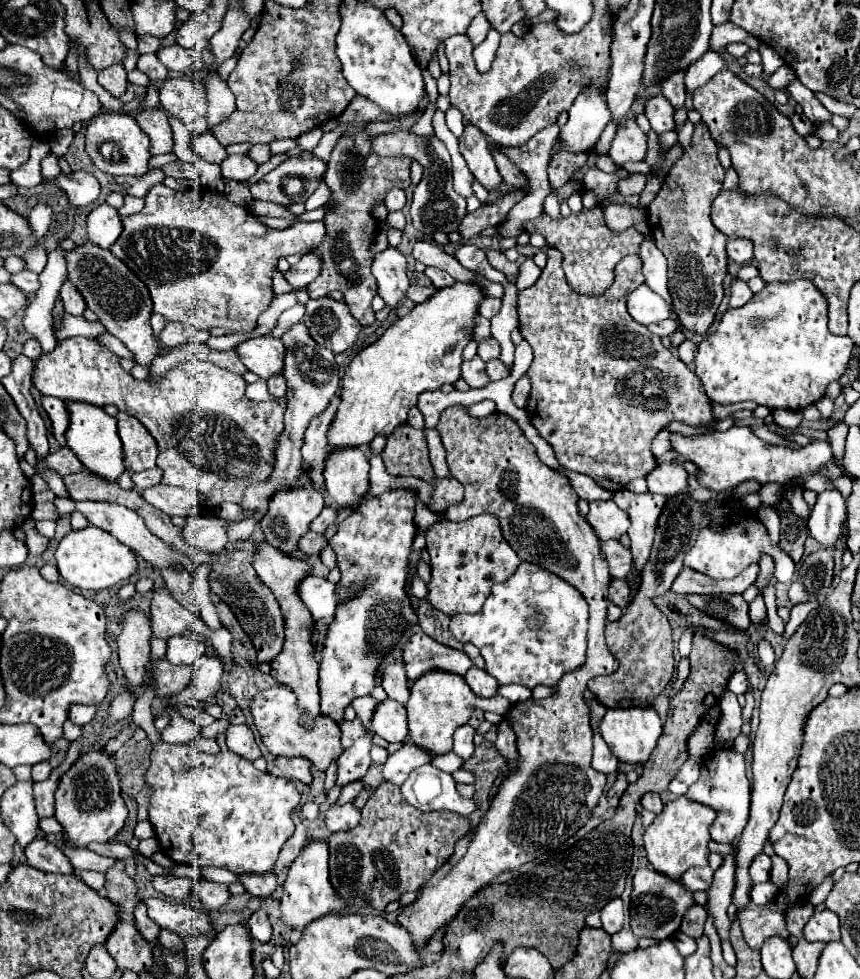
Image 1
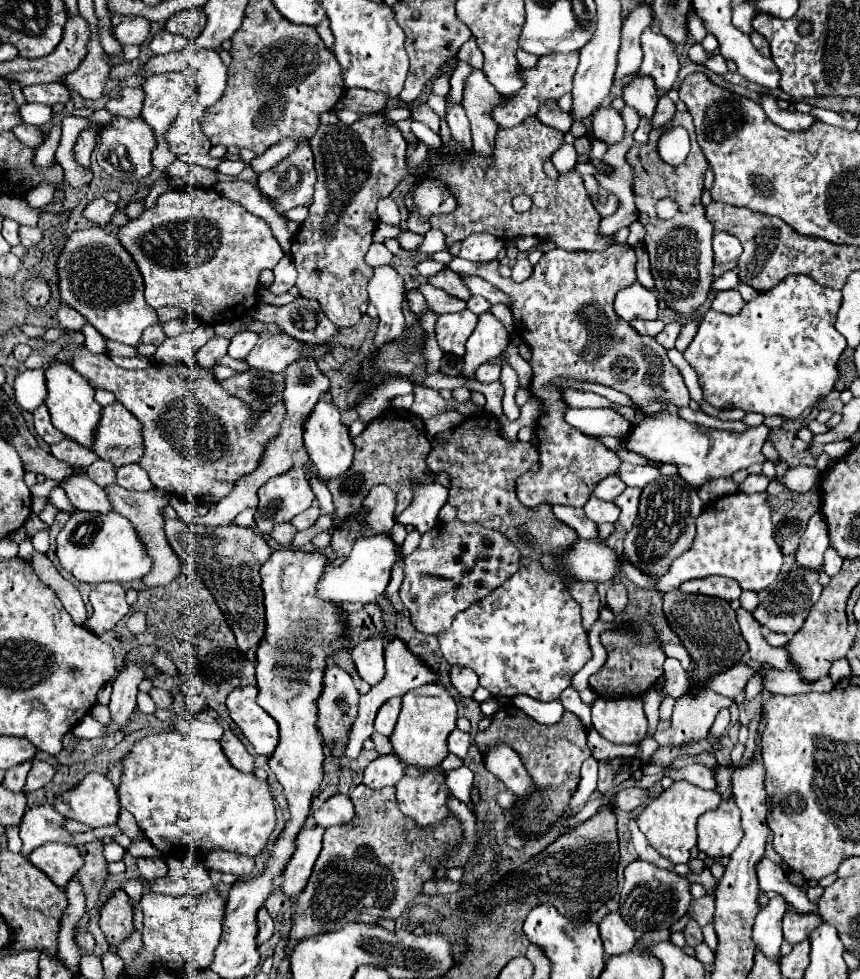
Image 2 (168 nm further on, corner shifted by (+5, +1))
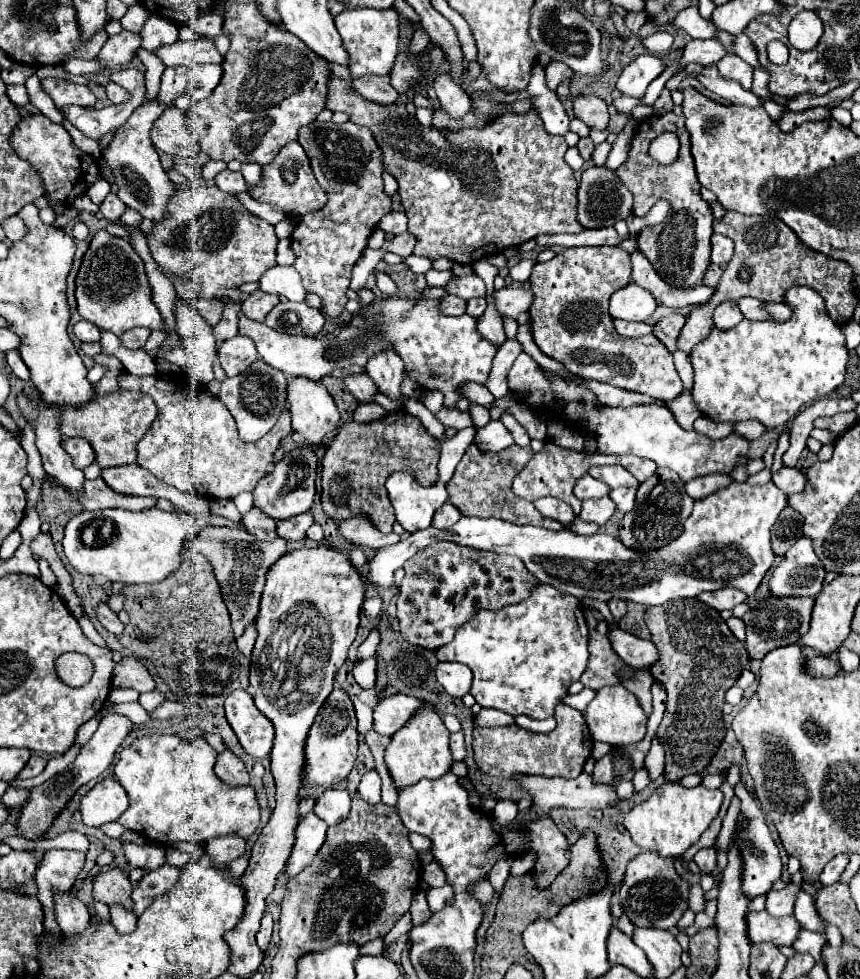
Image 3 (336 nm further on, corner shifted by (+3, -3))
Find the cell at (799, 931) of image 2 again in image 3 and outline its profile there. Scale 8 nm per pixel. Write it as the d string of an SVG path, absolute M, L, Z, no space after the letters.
M748 912L748 938L752 944L772 942L774 946L792 946L800 924L794 916L768 916L768 912Z

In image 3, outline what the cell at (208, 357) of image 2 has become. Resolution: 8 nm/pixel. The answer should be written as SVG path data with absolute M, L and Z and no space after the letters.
M226 304L220 322L214 326L214 336L216 342L222 344L228 338L238 334L238 312L240 312L240 304Z

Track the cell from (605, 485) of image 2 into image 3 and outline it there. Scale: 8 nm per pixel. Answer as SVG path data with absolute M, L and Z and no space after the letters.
M582 476L574 484L574 496L580 498L580 500L584 500L584 498L602 498L602 496L608 496L608 492L610 492L610 488L604 482L592 478L592 476Z

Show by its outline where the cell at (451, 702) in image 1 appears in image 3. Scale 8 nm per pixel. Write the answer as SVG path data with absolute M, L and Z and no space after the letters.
M426 706L422 712L416 712L414 718L392 736L384 752L384 762L388 766L390 778L394 780L394 786L402 790L406 786L416 784L422 778L428 778L428 780L442 778L454 762L450 756L450 748L448 748L448 736L450 732L442 724L434 706Z

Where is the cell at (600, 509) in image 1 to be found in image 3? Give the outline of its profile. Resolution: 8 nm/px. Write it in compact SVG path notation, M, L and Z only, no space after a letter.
M602 496L602 498L588 498L588 500L582 500L582 512L580 512L580 518L586 520L586 522L594 522L594 524L604 524L616 510L616 504L608 498L608 496Z

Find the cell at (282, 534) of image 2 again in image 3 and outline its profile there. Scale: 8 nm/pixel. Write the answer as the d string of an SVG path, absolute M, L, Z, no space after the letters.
M252 508L248 514L242 516L244 528L256 536L258 540L276 540L276 522L270 516L264 516L258 508Z

